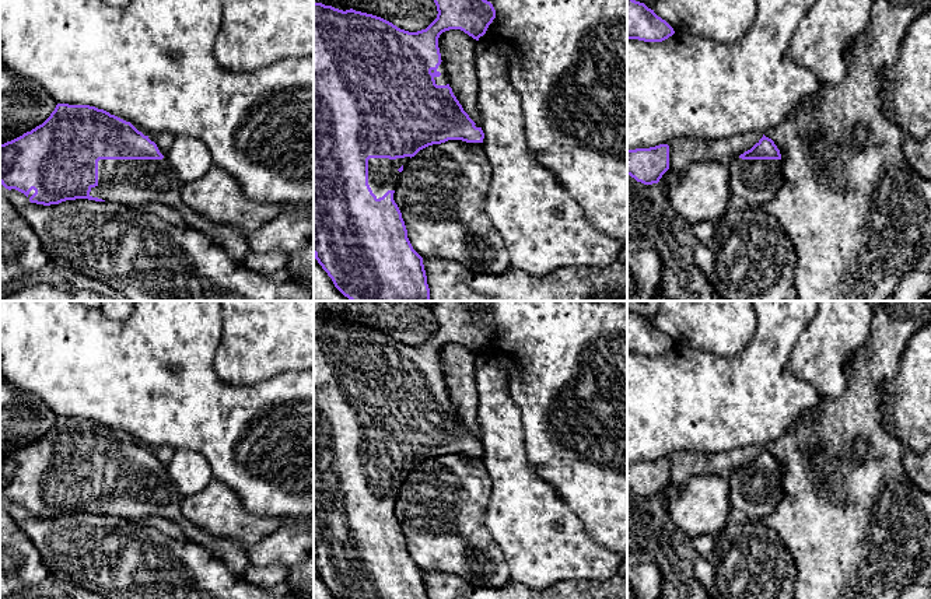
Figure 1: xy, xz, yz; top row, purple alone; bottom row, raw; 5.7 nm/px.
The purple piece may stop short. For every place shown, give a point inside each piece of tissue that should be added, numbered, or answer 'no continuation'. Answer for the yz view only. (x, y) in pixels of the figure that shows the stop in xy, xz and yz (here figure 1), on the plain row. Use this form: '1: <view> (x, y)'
1: yz (758, 494)

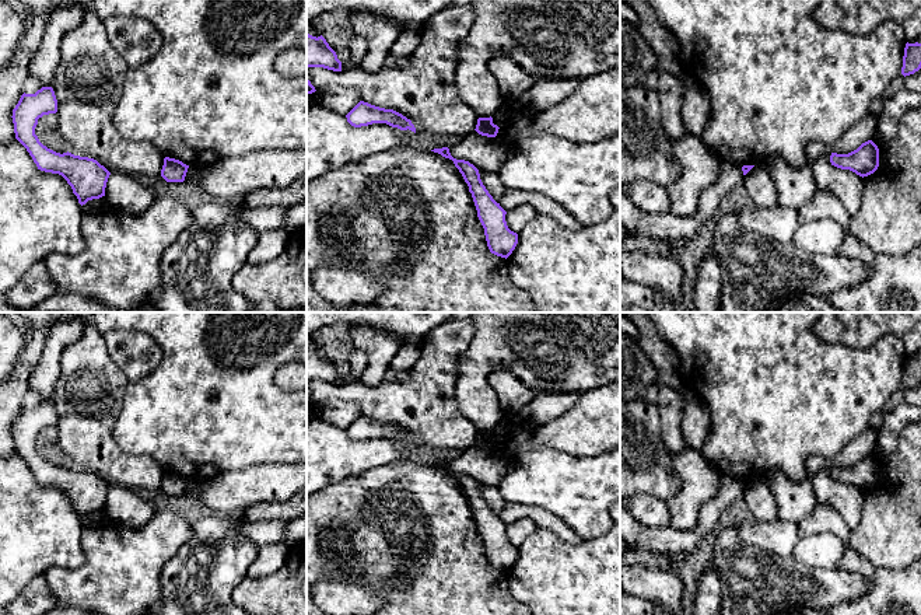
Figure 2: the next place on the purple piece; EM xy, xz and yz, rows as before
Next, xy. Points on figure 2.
no continuation

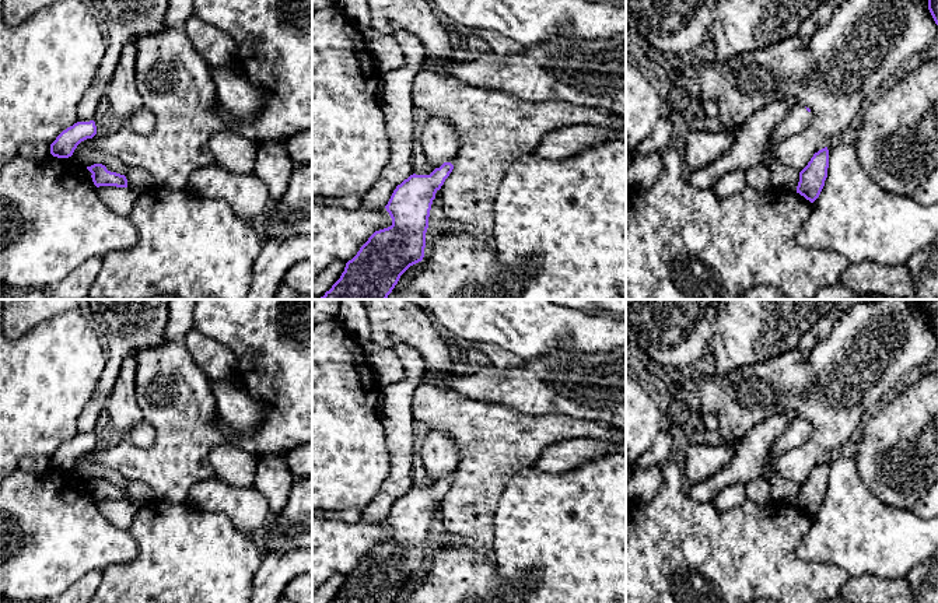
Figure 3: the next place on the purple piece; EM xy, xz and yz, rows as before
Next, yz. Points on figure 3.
1: yz (798, 431)

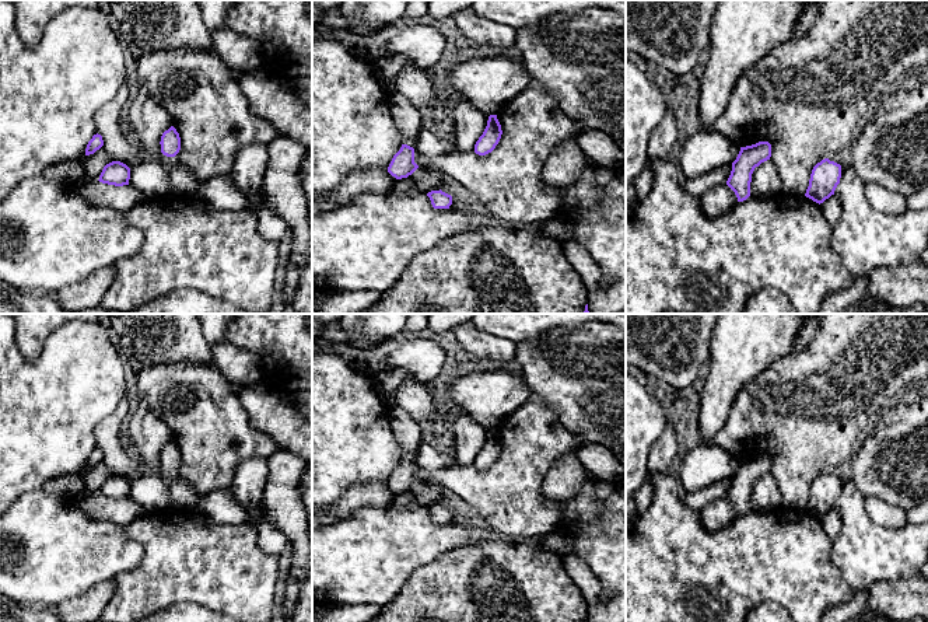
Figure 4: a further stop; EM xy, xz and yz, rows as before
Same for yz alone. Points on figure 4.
no continuation

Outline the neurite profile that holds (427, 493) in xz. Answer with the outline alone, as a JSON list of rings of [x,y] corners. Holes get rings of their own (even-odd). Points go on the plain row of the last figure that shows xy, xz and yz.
[[[419,481],[412,489],[407,490],[417,499],[420,506],[428,507],[431,504],[440,504],[442,500],[442,492],[438,485]]]

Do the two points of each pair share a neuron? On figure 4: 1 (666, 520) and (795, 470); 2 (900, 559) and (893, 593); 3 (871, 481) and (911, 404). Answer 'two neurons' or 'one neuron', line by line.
1: two neurons
2: two neurons
3: one neuron

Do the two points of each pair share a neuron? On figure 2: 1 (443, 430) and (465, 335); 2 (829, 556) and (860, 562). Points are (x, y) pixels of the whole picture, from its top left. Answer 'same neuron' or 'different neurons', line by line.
1: same neuron
2: different neurons

